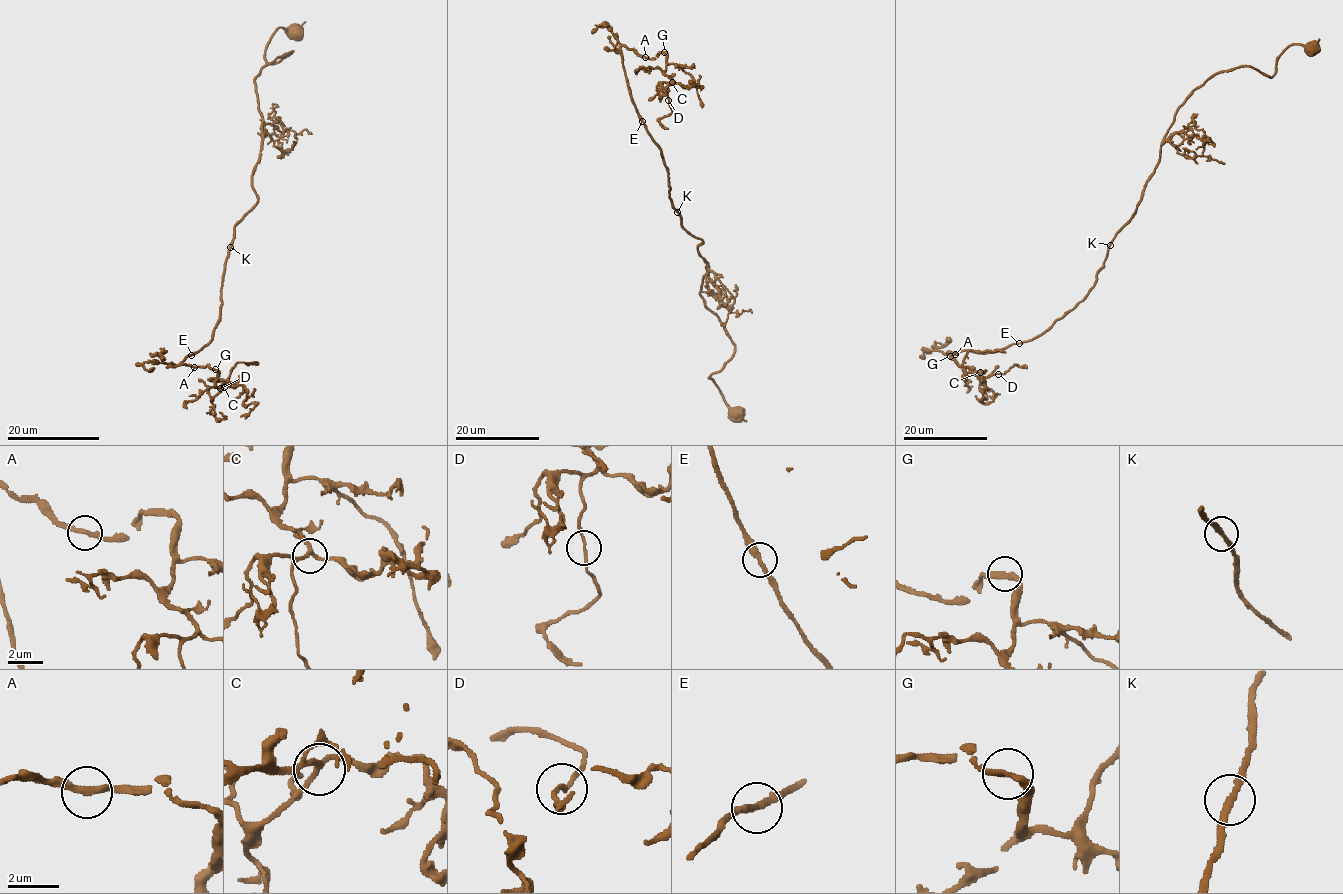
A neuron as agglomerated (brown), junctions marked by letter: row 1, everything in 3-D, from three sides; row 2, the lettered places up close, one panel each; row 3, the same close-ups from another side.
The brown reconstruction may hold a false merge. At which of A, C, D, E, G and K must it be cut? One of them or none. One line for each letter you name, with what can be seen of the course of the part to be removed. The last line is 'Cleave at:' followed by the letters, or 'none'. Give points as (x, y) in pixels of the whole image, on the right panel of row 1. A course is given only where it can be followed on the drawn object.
Cleave at: none

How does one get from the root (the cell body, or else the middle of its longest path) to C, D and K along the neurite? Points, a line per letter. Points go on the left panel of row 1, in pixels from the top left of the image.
C: (294, 32), (255, 80), (257, 203), (219, 320), (167, 366), (224, 387)
D: (294, 32), (255, 80), (257, 203), (219, 320), (167, 366), (208, 365), (220, 388)
K: (294, 32), (272, 35), (267, 63), (293, 51), (255, 80), (257, 203), (230, 247)

